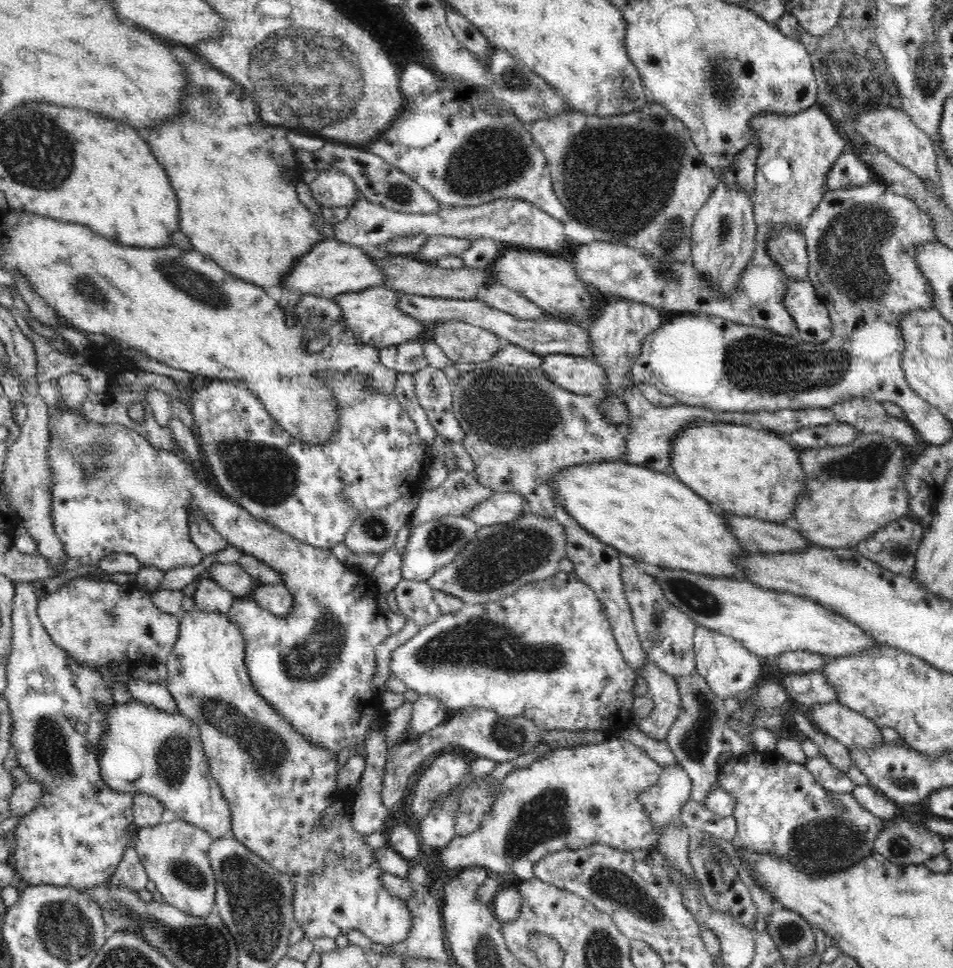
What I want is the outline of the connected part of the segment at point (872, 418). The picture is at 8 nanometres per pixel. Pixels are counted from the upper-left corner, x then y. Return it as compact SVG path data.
M852 397L833 404L830 409L837 421L848 423L860 433L878 433L892 437L904 447L918 447L915 428L906 419L890 416L881 402Z

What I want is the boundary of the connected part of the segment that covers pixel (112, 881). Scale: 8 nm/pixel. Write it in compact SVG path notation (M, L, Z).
M136 824L130 826L130 830L128 830L128 844L126 844L124 856L122 856L122 860L114 874L106 880L109 886L123 886L136 891L145 888L149 878L139 859L139 855L136 854L135 846L138 831L139 827Z

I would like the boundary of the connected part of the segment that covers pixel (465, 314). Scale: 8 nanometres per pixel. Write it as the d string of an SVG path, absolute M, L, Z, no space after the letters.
M401 293L398 307L406 315L429 326L441 320L462 321L479 326L484 330L497 334L505 343L515 344L538 355L569 354L590 358L592 354L589 334L585 331L584 327L574 323L554 320L538 323L529 319L518 319L506 312L492 308L479 300L432 298L412 293Z

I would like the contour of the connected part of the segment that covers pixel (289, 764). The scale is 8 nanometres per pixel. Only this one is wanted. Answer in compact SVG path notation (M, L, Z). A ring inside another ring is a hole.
M192 609L184 611L182 618L179 619L179 635L175 642L174 649L168 656L166 667L164 669L166 675L166 686L171 696L176 699L177 708L186 719L190 719L196 729L200 731L200 738L203 744L204 752L207 754L210 772L216 783L222 790L224 799L230 807L232 815L232 834L238 839L248 850L262 857L270 866L278 869L280 872L290 873L292 881L294 881L294 920L296 925L301 926L304 930L304 937L313 942L318 937L328 937L335 940L339 934L347 934L350 930L358 930L364 936L368 937L372 942L385 946L392 946L402 942L412 930L412 922L414 916L411 910L407 907L405 899L390 894L383 886L380 880L381 874L384 872L378 863L374 861L374 848L370 848L363 838L366 834L356 832L351 825L351 810L350 805L356 790L342 792L337 788L337 754L314 746L303 734L298 734L294 727L286 719L282 719L282 714L274 710L273 706L264 700L264 697L256 693L256 689L252 685L252 680L248 675L248 668L245 662L245 640L240 632L240 629L227 617L227 614L218 614L216 612L202 611L200 609ZM332 801L340 801L342 810L338 816L334 816L330 826L324 826L324 830L319 830L319 822L323 812L331 805Z

